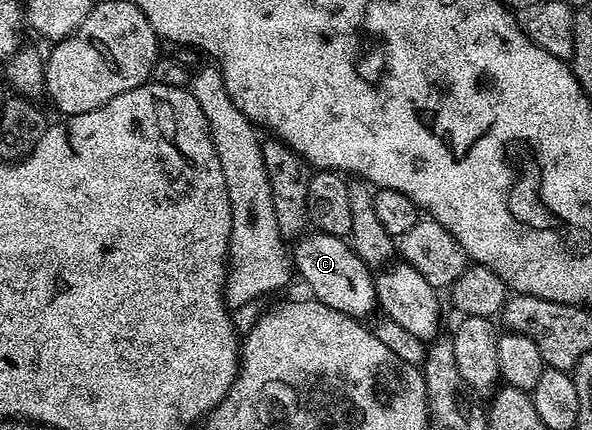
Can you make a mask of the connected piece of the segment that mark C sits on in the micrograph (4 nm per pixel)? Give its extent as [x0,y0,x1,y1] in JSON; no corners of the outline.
[291,232,378,320]

